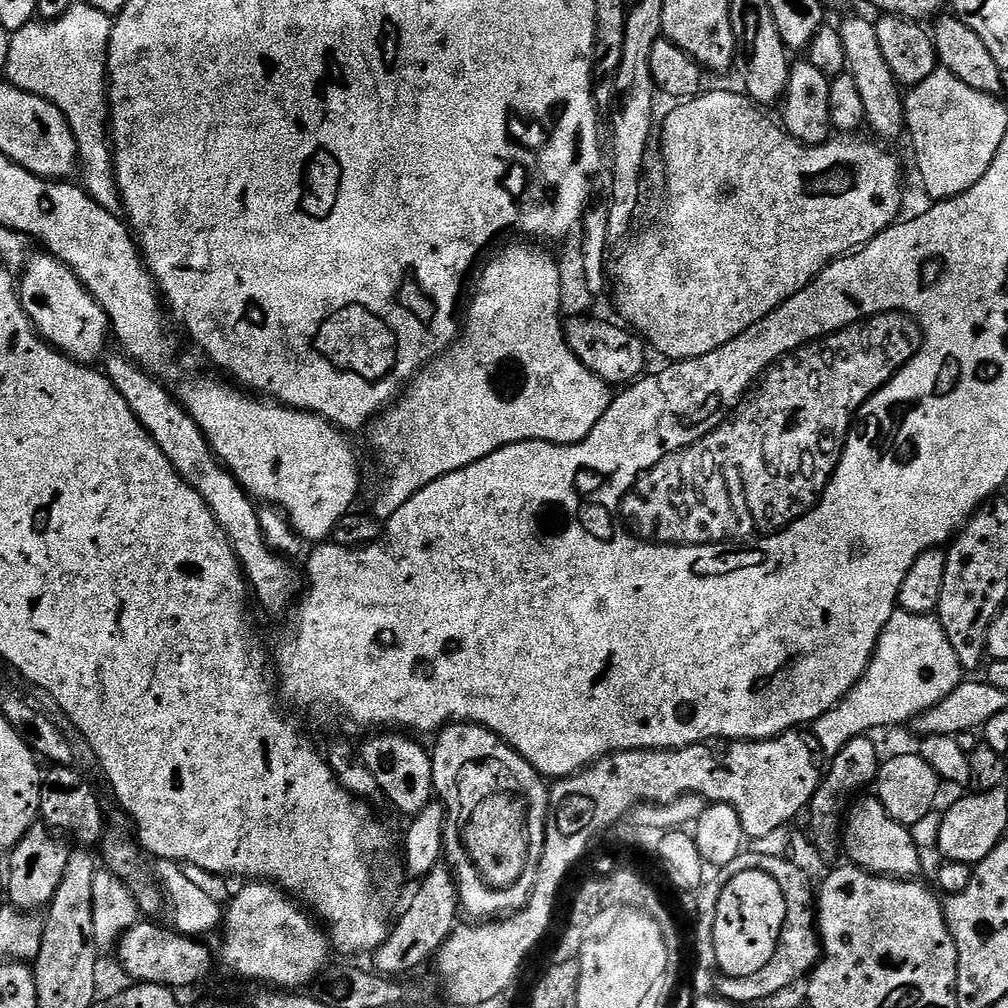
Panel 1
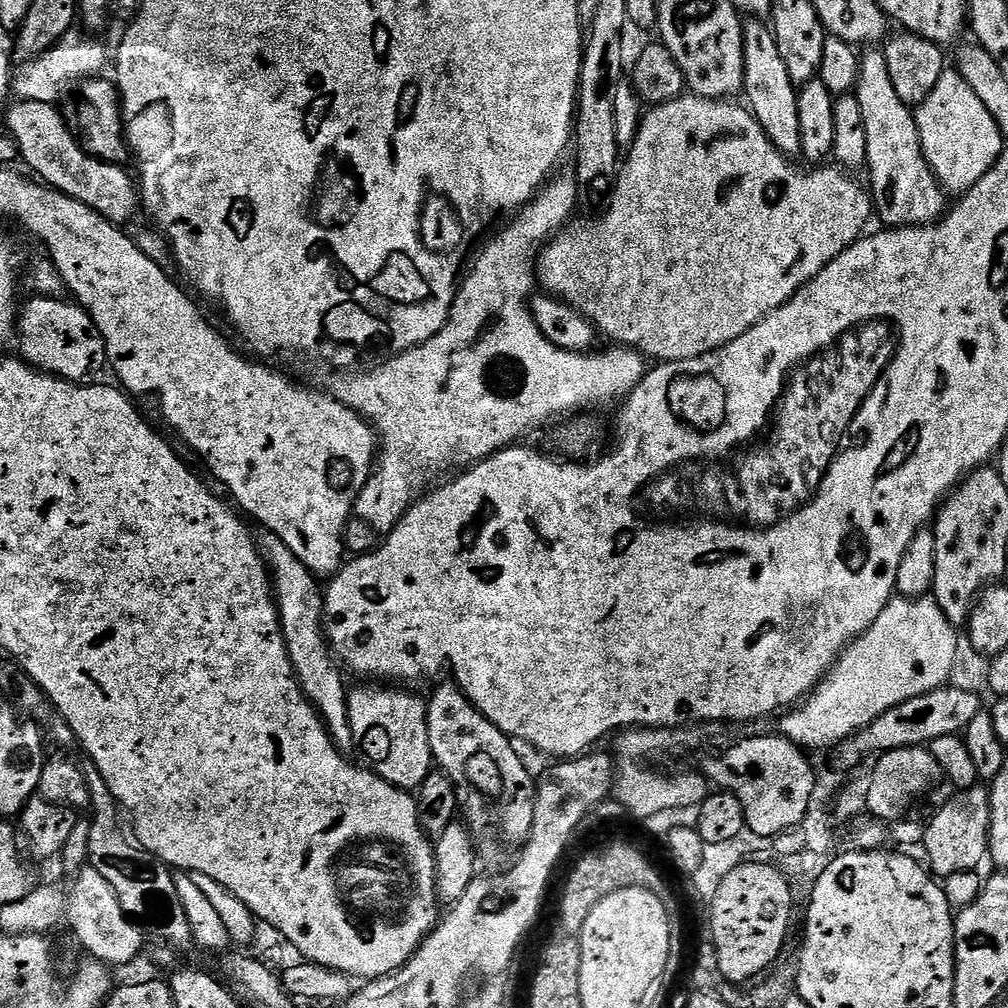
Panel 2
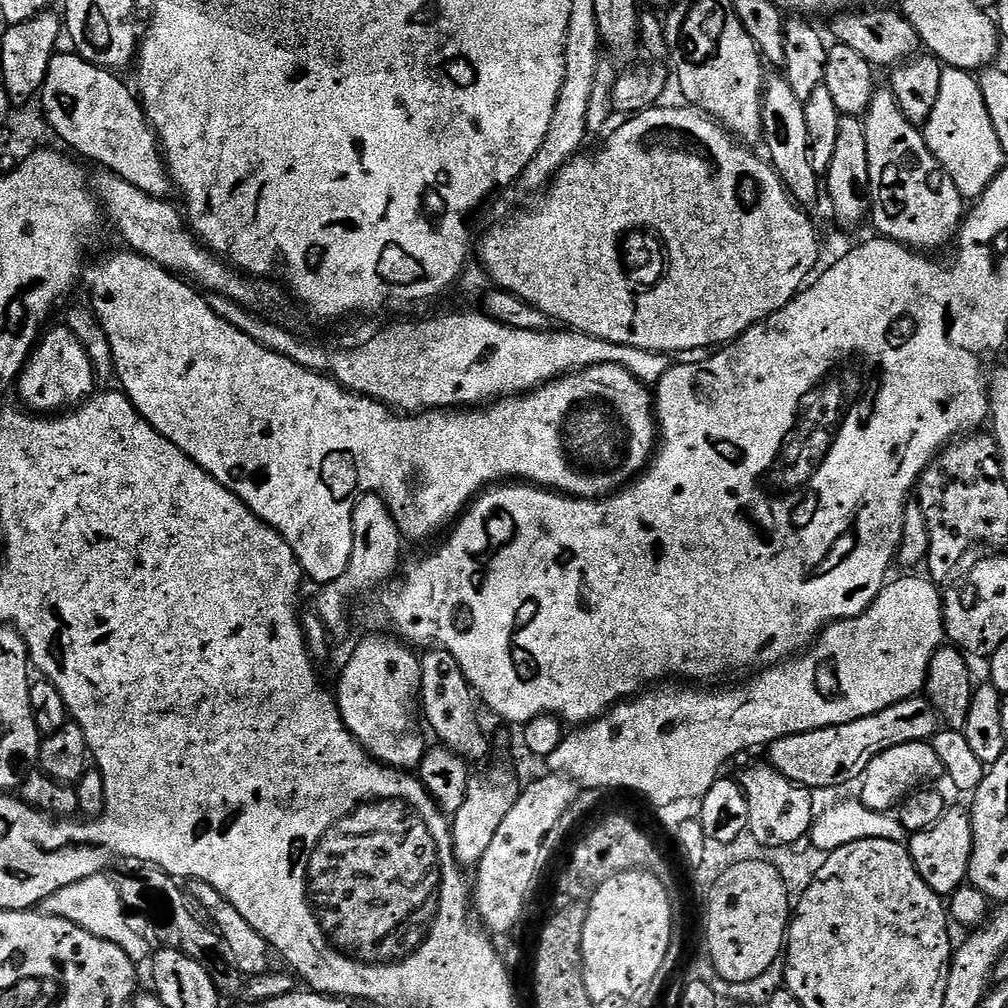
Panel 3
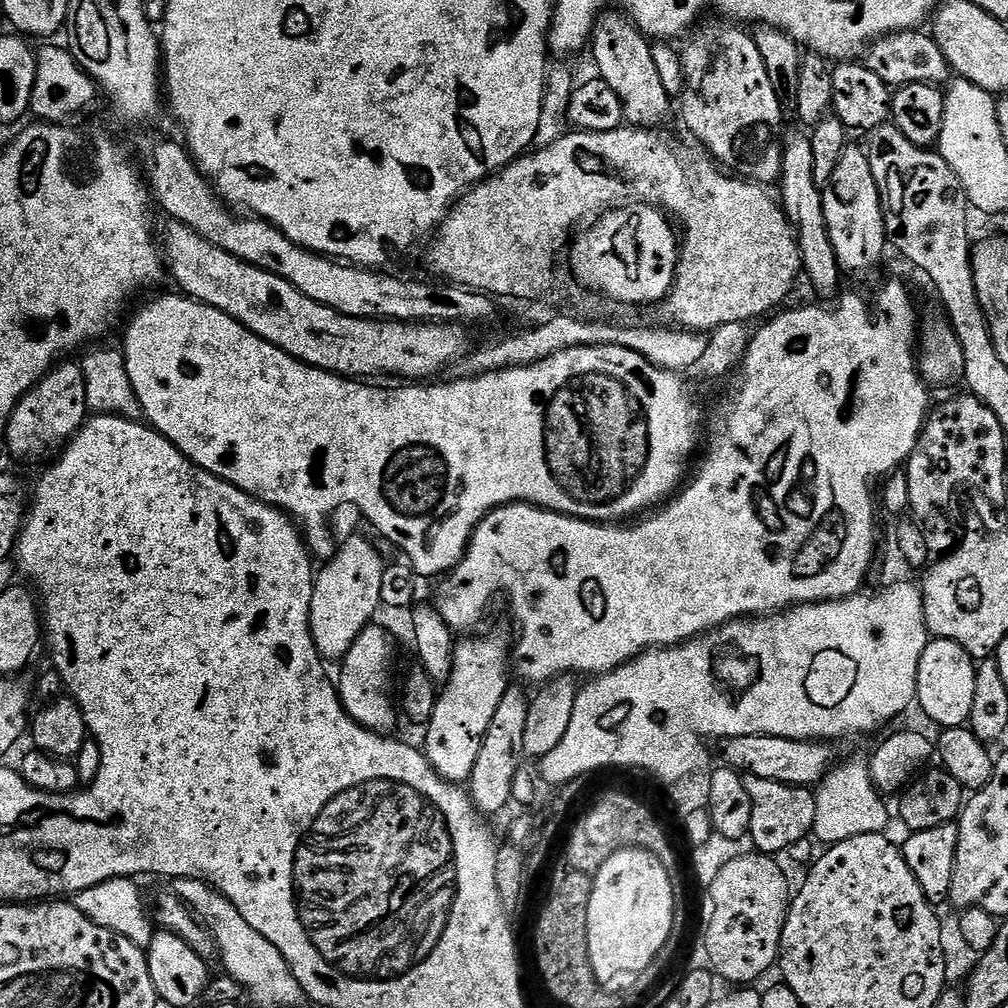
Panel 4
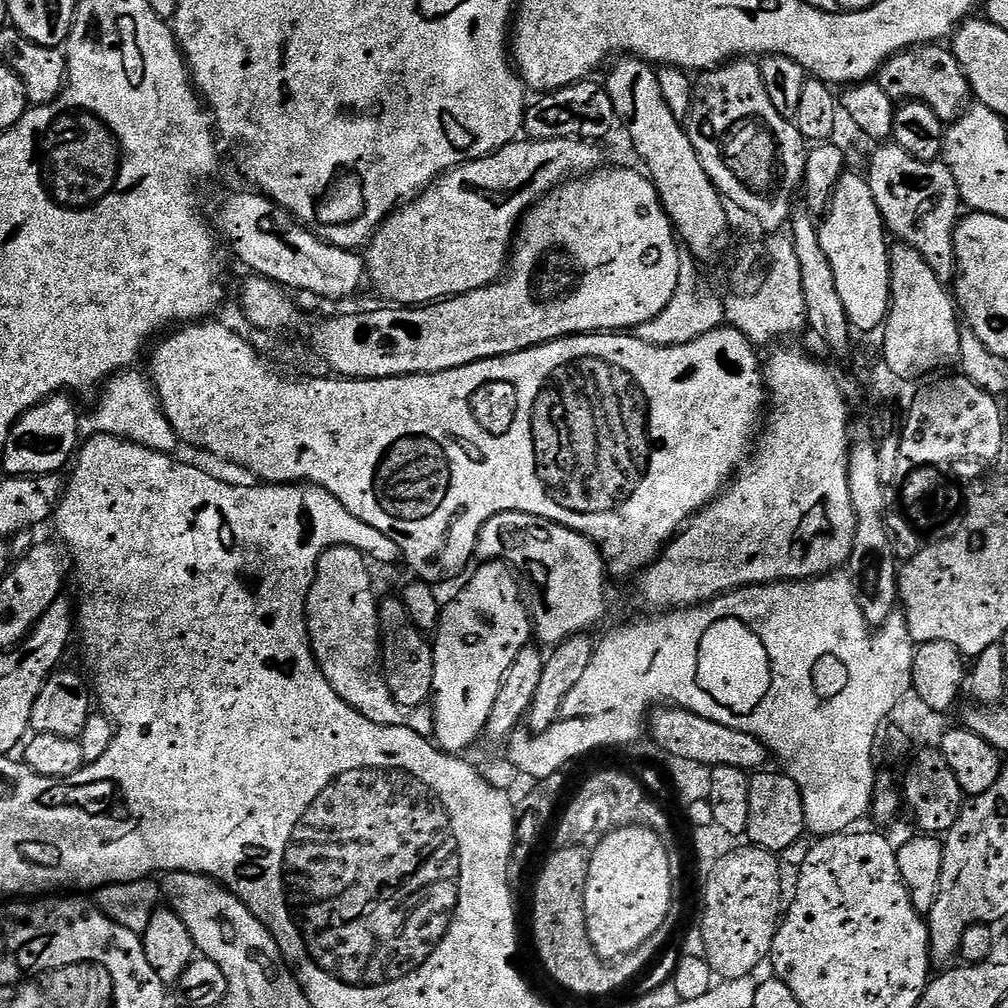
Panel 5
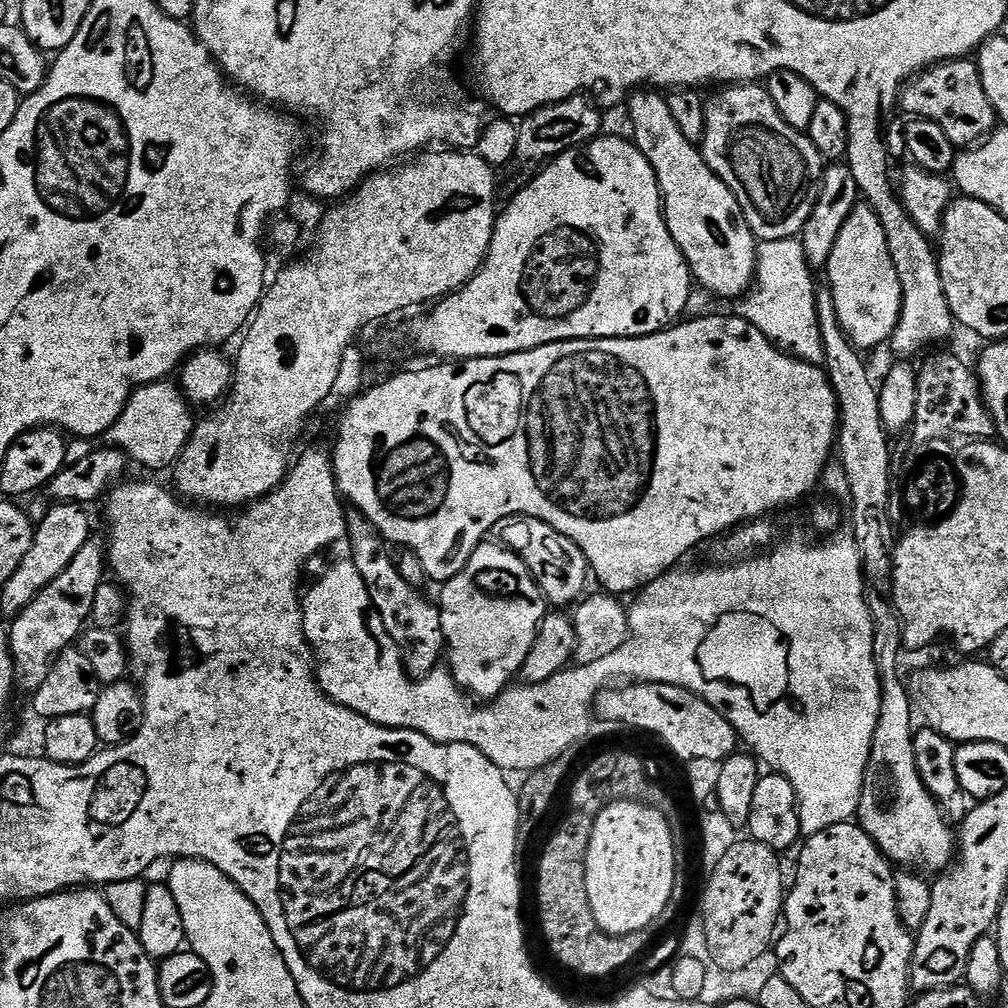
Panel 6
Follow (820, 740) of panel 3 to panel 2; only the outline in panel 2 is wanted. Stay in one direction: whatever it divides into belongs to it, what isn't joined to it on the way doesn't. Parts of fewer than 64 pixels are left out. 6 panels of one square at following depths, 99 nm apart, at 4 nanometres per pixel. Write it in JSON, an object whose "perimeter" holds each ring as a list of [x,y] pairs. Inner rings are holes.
{"perimeter":[[[951,686],[936,688],[933,692],[918,694],[918,698],[910,698],[882,714],[874,722],[855,733],[851,738],[843,741],[835,749],[836,756],[844,768],[859,769],[859,764],[867,756],[875,757],[890,750],[899,748],[922,748],[931,746],[934,738],[943,736],[955,736],[963,733],[970,722],[982,711],[982,696],[978,693],[970,693],[965,690],[958,690]]]}

